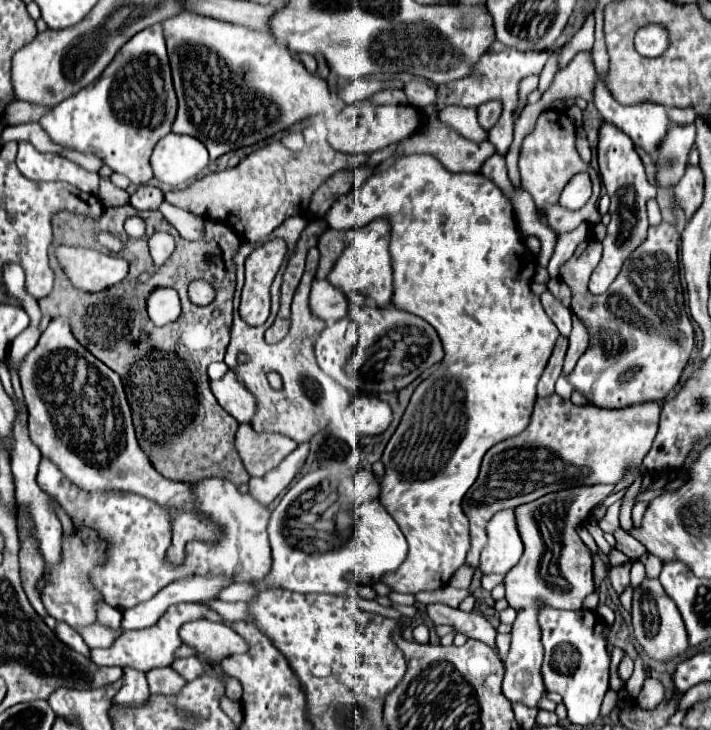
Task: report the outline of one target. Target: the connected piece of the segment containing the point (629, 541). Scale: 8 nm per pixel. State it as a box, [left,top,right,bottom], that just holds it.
[613,527,647,561]

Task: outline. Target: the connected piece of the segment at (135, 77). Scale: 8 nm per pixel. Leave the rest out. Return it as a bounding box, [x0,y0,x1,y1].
[39,23,177,187]

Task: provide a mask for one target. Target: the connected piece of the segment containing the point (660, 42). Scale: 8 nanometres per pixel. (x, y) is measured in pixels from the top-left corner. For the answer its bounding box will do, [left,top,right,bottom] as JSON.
[635,23,669,57]

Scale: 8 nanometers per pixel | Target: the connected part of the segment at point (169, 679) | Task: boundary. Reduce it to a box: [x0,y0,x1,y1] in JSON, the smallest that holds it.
[147,667,185,695]

